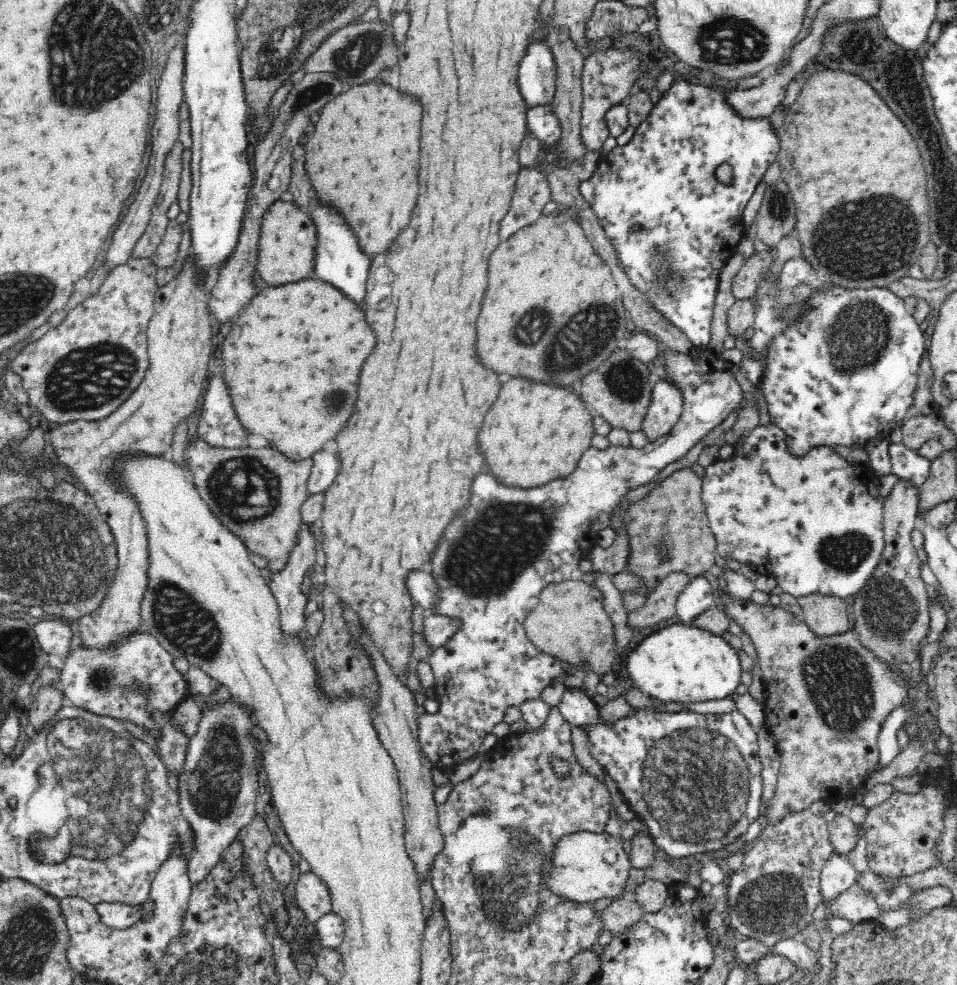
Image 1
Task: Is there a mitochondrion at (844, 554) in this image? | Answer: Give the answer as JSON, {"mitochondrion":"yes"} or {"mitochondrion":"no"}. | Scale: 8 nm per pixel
{"mitochondrion":"yes"}

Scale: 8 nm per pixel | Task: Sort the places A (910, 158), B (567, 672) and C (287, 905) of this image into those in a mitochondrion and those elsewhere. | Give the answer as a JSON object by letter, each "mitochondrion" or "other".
{"A":"other","B":"other","C":"other"}

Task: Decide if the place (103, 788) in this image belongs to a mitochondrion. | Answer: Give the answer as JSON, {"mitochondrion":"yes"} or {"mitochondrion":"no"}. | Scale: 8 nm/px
{"mitochondrion":"yes"}

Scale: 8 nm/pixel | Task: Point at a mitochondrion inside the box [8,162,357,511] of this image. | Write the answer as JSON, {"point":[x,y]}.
{"point":[93,376]}

